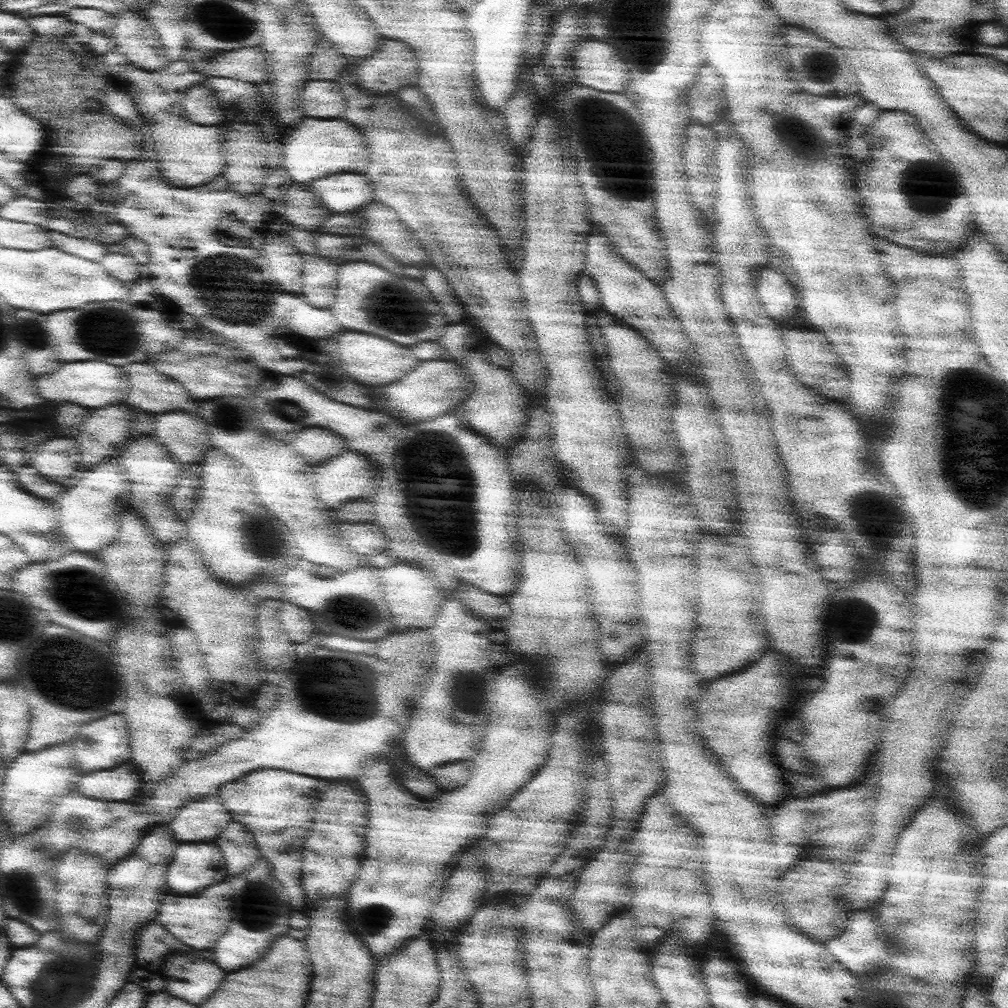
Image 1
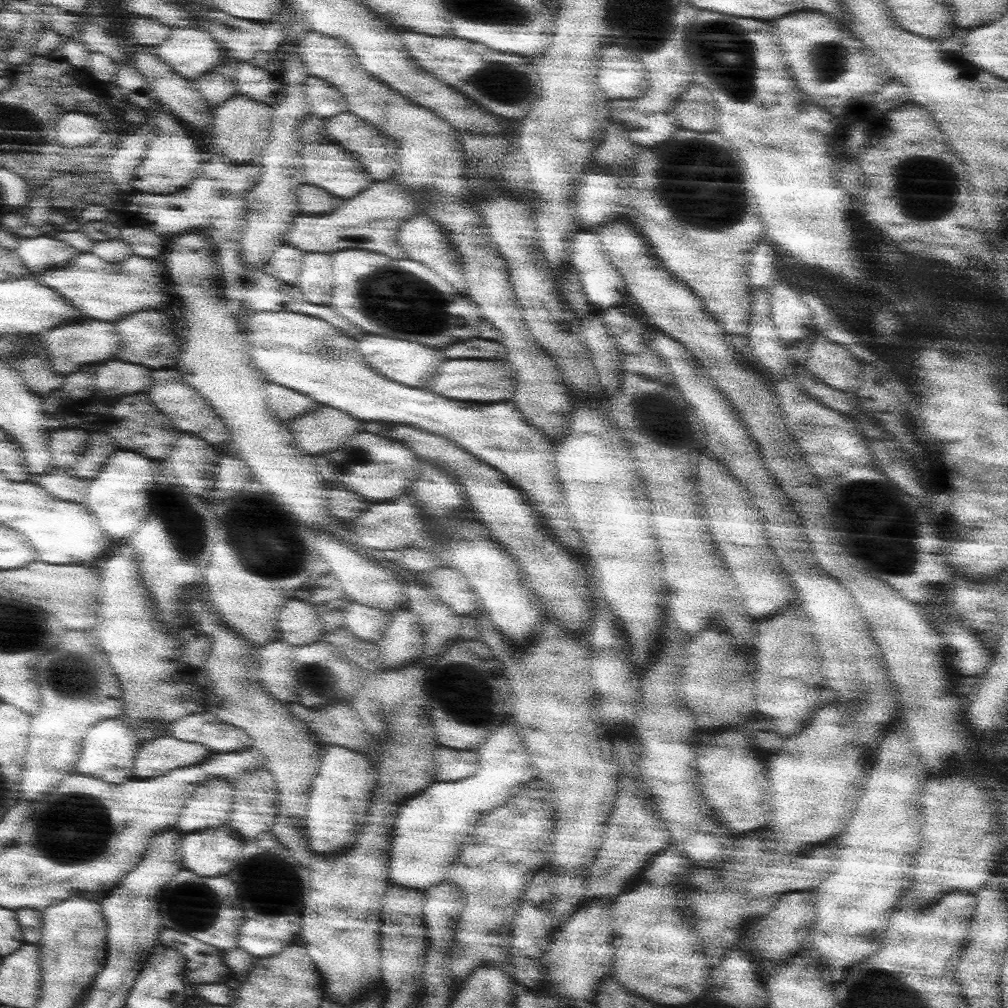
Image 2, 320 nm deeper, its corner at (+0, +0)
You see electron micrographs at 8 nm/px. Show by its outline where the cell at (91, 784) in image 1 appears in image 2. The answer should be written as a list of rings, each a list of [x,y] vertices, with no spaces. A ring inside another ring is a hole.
[[[167,736],[145,741],[134,762],[138,778],[156,778],[170,770],[204,762],[214,751],[195,742]]]

